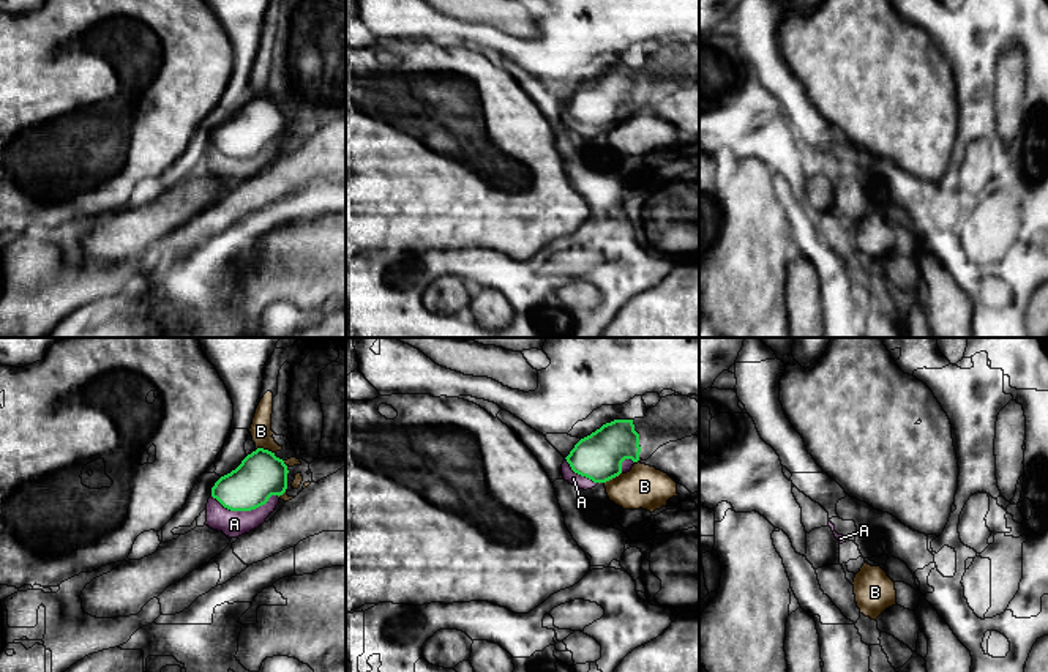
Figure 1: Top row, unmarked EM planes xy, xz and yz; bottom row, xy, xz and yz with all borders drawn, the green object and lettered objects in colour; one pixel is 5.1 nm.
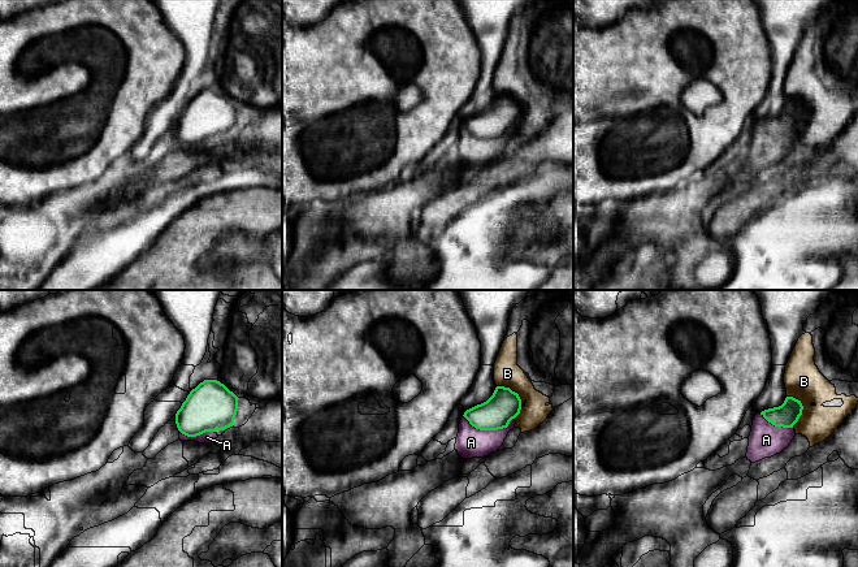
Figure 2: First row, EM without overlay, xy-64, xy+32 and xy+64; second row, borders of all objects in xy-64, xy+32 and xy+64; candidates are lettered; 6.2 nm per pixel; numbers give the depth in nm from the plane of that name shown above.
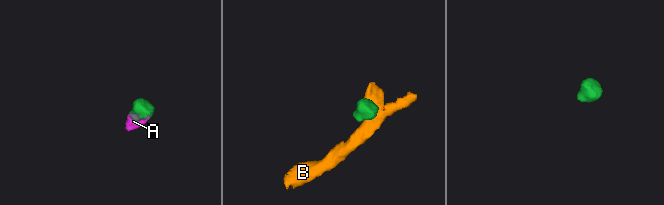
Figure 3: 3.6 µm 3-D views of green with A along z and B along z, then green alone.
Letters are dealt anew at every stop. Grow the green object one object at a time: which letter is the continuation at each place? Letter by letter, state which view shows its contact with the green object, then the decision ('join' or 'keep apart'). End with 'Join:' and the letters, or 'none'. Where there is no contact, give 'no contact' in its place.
A: xy | join
B: xy | keep apart
Join: A

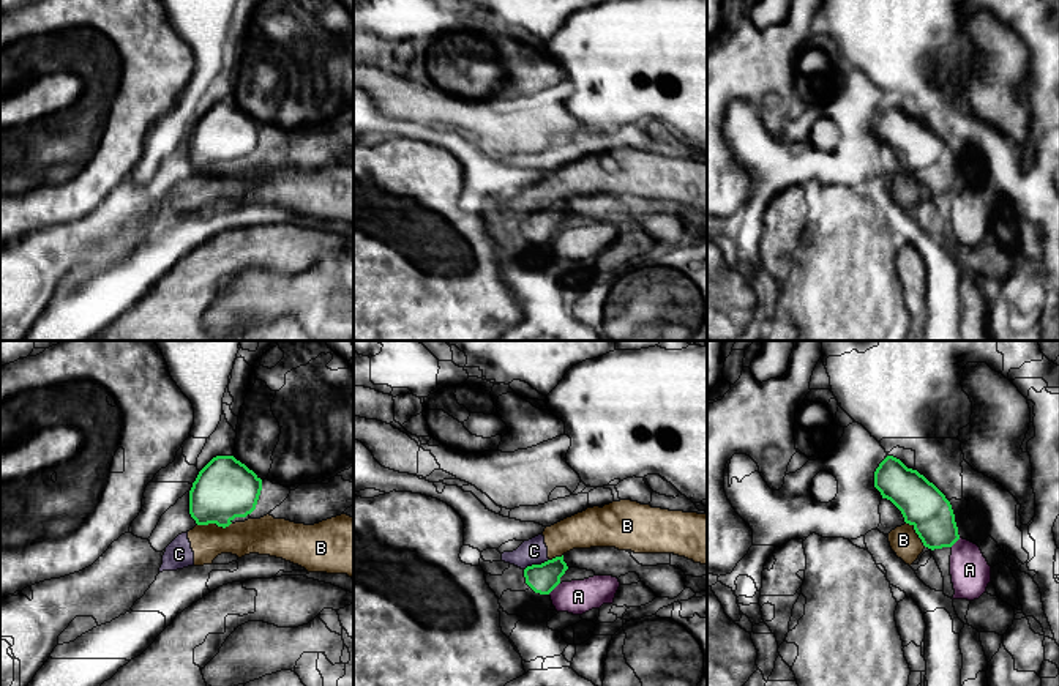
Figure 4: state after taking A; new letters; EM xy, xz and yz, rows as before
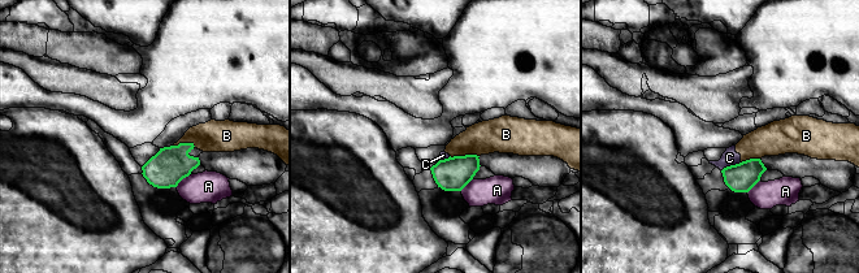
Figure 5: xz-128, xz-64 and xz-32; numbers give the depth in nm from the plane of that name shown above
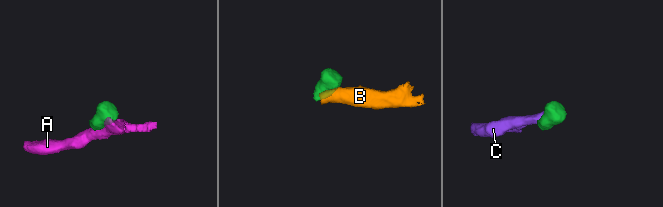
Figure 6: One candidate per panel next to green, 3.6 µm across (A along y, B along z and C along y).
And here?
A: xz | keep apart
B: xy | keep apart
C: xz | keep apart
Join: none

